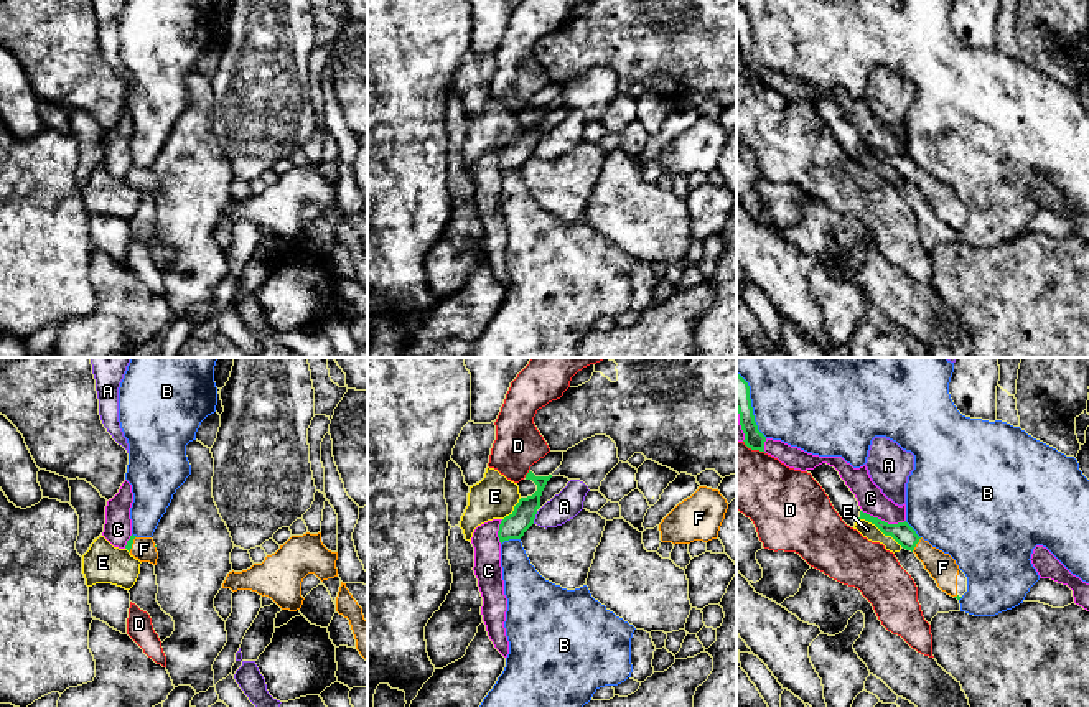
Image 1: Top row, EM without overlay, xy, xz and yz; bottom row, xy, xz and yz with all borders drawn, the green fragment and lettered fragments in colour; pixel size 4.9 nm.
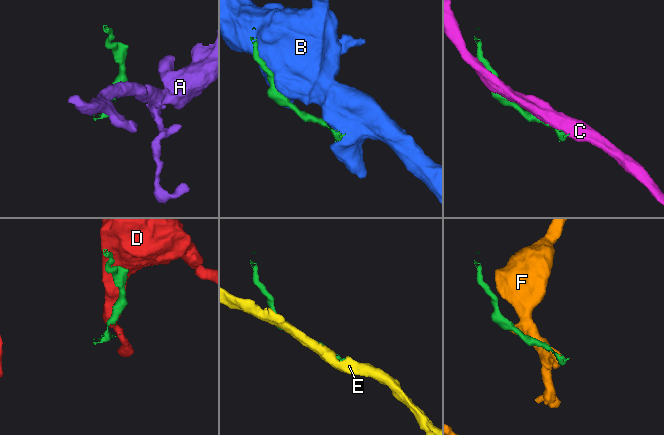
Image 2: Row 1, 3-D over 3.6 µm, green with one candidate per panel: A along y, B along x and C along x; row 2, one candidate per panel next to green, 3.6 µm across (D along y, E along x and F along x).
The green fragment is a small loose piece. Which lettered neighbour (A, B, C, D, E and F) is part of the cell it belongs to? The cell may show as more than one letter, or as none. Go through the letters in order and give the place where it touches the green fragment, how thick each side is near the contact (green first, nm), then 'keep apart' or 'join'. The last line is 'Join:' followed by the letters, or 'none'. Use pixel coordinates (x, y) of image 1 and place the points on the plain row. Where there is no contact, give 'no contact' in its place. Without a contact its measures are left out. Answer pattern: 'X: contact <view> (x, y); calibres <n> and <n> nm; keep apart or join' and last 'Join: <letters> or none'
A: contact xz (534, 149); calibres 120 and 140 nm; keep apart
B: contact xz (509, 168); calibres 120 and 190 nm; keep apart
C: contact yz (883, 152); calibres 100 and 130 nm; keep apart
D: contact xz (528, 104); calibres 120 and 240 nm; keep apart
E: contact yz (880, 160); calibres 100 and 80 nm; keep apart
F: contact yz (916, 173); calibres 100 and 140 nm; join
Join: F

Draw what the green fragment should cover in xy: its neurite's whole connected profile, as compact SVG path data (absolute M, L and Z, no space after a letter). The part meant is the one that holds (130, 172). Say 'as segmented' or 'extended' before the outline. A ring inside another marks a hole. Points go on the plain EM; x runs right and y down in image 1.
extended | M132 165L125 180L140 193L150 193L157 196L158 183L152 168L137 168Z

